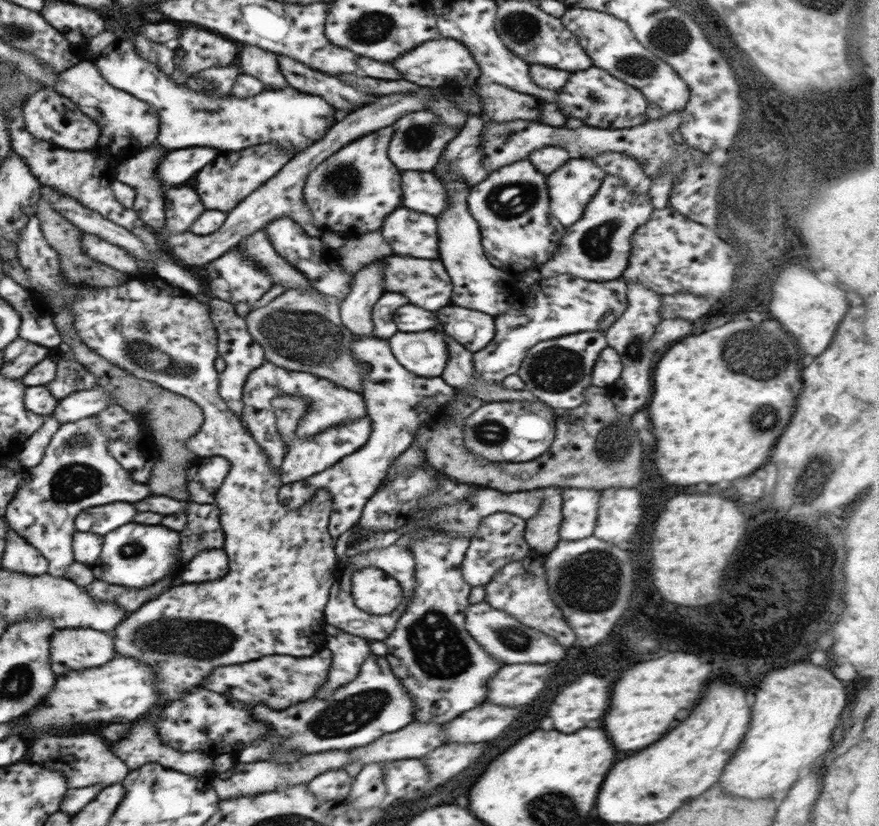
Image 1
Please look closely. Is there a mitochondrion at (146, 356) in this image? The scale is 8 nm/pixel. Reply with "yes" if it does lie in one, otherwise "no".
yes

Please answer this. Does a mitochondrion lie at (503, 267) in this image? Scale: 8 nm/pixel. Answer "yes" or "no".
no

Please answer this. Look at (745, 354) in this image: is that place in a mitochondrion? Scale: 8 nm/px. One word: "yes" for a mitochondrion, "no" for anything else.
yes

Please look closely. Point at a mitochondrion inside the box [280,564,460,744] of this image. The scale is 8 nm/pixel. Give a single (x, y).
(346, 716)

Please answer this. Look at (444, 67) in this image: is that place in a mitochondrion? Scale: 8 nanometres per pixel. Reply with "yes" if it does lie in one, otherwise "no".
no

